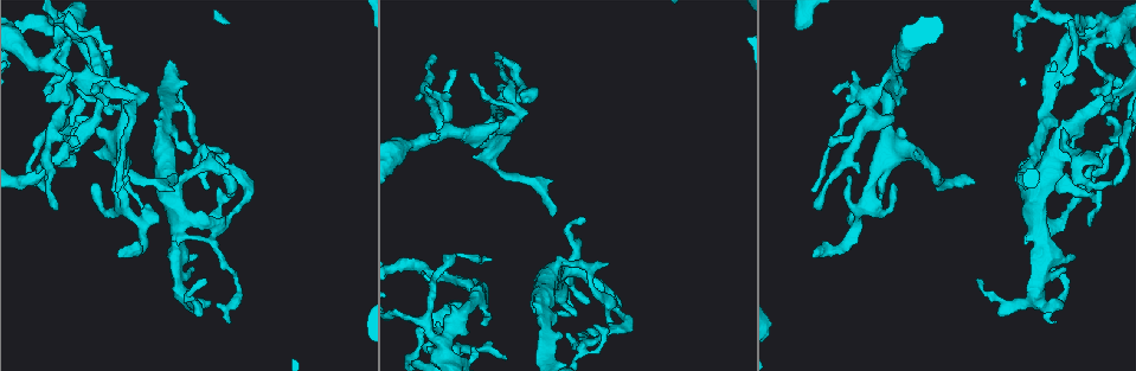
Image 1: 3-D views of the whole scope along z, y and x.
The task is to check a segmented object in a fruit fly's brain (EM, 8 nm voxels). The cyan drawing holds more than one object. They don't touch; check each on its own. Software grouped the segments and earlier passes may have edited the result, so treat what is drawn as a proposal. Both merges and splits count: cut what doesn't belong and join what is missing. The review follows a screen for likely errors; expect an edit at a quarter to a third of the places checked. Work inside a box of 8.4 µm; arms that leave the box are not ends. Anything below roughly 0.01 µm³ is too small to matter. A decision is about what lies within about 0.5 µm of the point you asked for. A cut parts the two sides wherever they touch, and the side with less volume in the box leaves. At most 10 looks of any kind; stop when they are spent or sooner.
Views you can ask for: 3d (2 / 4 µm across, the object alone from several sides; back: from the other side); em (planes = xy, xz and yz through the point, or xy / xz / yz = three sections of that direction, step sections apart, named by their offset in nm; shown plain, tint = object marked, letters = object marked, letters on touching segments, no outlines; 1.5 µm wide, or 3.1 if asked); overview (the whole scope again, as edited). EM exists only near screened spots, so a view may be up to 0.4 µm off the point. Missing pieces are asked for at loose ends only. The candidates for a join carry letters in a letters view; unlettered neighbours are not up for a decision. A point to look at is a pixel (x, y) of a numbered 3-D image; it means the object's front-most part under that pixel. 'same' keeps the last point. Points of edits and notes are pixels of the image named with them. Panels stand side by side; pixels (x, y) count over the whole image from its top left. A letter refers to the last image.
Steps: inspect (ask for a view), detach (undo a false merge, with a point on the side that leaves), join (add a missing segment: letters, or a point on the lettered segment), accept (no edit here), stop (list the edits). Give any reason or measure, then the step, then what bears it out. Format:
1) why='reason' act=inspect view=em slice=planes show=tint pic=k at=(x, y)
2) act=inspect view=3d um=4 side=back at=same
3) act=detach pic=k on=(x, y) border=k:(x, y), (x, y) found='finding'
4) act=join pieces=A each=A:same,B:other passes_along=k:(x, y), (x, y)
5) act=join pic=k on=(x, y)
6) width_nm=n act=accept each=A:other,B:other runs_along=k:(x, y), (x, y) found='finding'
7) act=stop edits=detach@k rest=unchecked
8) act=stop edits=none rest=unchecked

act=inspect view=3d um=4 pic=1 at=(1113, 147)

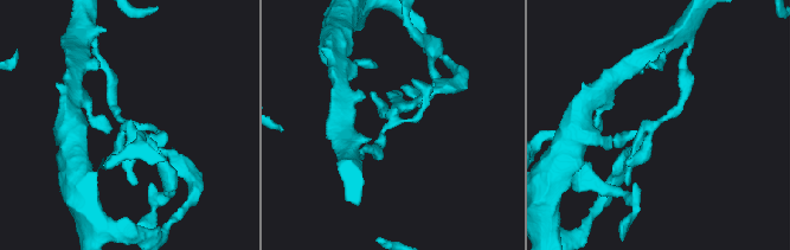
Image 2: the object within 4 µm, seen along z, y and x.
why='now the EM' act=inspect view=em slice=planes show=letters pic=2 at=(128, 121)

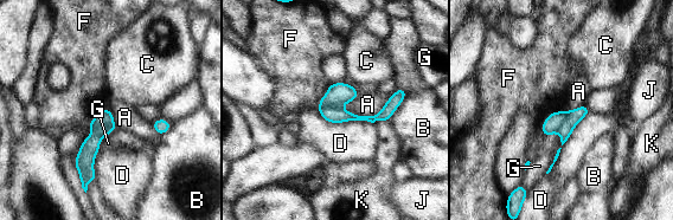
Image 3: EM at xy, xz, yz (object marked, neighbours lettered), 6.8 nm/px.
longest_contact=D:400nm act=accept each=A:other,B:other,C:other,D:other,F:other,G:other,J:other,K:other found='continuous, no second cell'

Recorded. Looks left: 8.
why='branch stops here' act=inspect view=em slice=planes show=letters pic=1 at=(1088, 225)

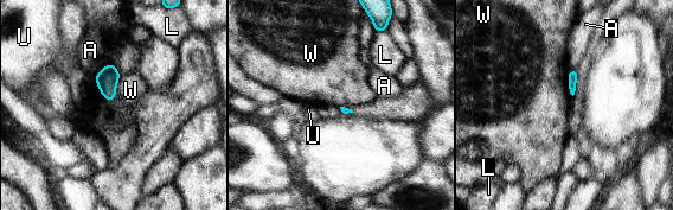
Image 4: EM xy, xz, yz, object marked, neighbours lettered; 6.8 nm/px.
act=accept each=A:other,L:other,U:other,W:other border=4:(111, 62), (95, 77), (108, 102) found='no lettered segment goes on from it'

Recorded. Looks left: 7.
why='sharp bend' act=inspect view=3d um=2 side=back pic=1 at=(587, 267)

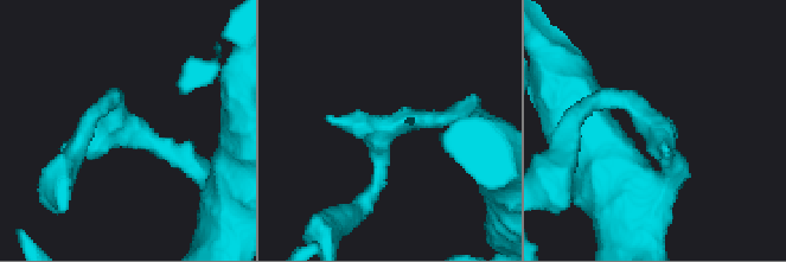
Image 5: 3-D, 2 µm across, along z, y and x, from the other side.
why='need the tissue' act=inspect view=em slice=planes show=letters pic=5 at=(658, 126)

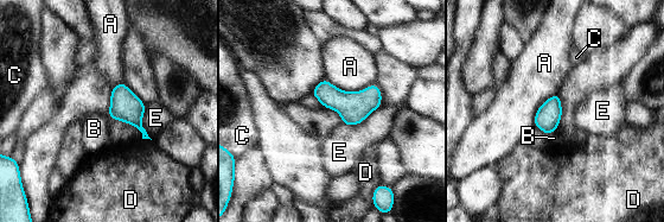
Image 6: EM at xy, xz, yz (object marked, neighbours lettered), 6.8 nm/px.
longest_contact=A:360nm act=accept each=A:other,B:other,C:other,D:other,E:other border=6:(324, 78), (344, 90), (375, 83) found='all the same cell'

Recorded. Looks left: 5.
why='thin neck' act=inspect view=em slice=planes show=letters pic=1 at=(447, 133)

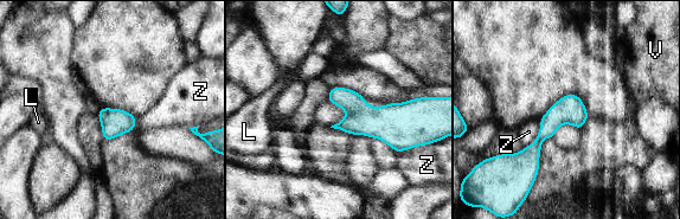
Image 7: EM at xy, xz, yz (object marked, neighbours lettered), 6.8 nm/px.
act=accept each=L:other,V:other,Z:other runs_along=7:(577, 100), (541, 135), (528, 163) found='one cell here'

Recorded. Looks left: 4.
act=stop edits=none rest=unchecked

